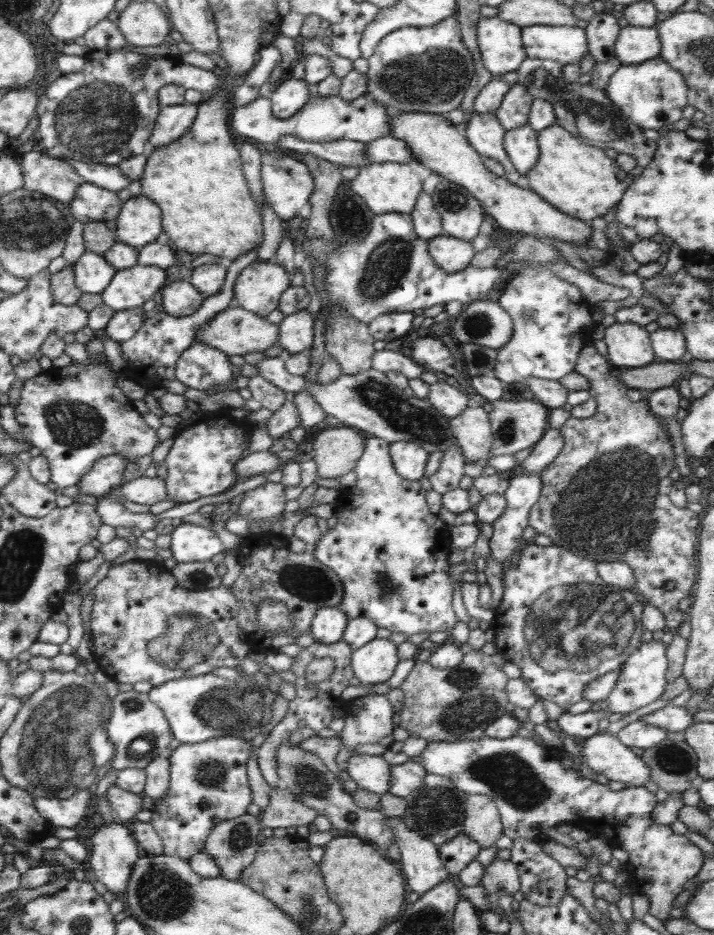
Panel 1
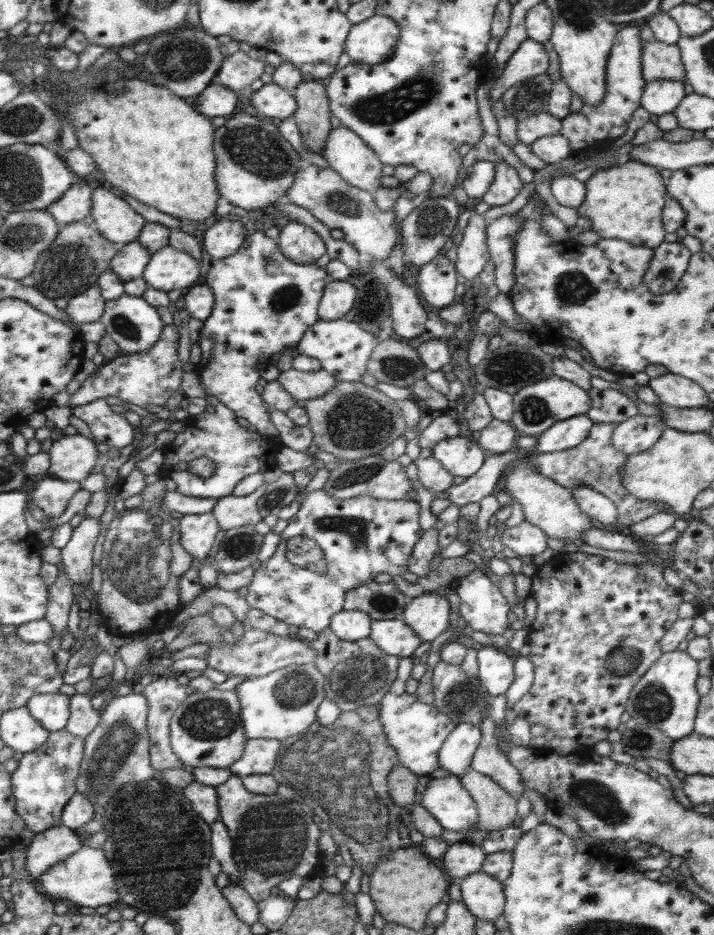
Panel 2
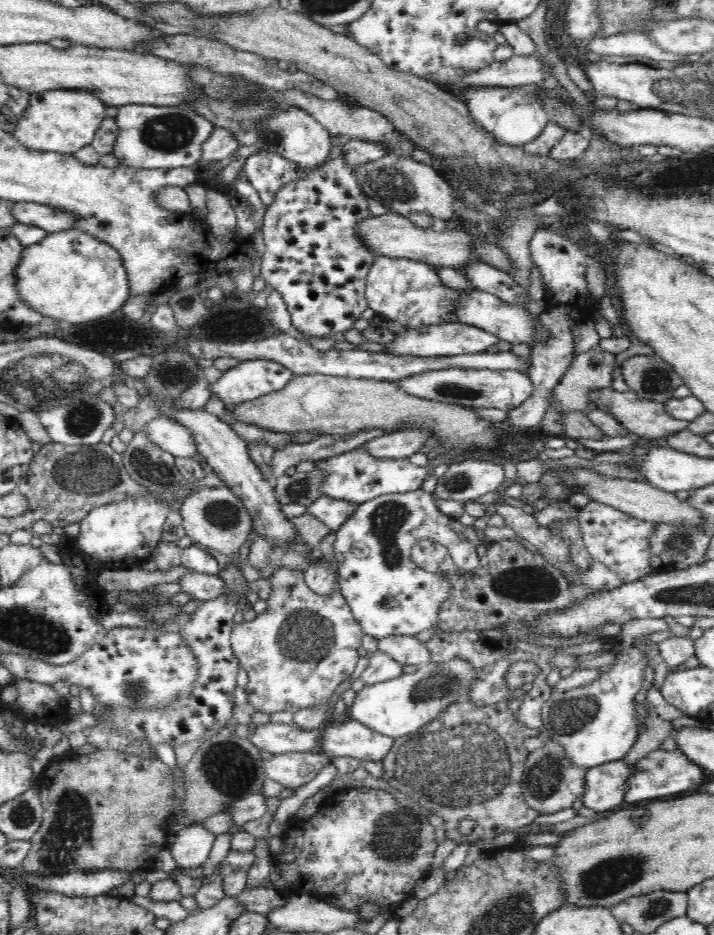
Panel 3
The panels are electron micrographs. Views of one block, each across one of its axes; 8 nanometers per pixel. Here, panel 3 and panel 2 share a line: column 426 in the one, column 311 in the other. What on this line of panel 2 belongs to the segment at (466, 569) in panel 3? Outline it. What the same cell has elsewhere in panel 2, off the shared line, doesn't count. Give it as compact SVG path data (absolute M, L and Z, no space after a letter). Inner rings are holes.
M324 490L310 492L302 501L298 512L287 520L287 526L281 532L281 541L274 554L268 560L262 561L260 567L254 571L252 580L247 586L249 591L245 596L246 602L249 602L251 608L262 610L263 613L286 624L310 628L319 633L329 626L333 614L343 610L343 598L347 590L374 581L376 575L381 572L391 576L402 576L408 571L406 566L412 549L424 532L418 523L419 509L419 503L410 499L390 500L362 495L342 500L328 495ZM294 537L308 537L318 543L327 564L327 572L318 574L296 566L286 558L287 540Z

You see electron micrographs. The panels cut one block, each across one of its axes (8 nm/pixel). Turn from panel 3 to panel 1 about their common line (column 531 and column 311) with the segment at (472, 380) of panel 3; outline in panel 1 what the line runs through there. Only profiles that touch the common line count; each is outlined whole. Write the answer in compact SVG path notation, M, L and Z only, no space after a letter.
M284 356L265 358L256 364L259 375L285 392L294 395L304 390L310 392L320 408L328 416L338 418L342 426L351 427L367 436L382 438L389 443L410 441L428 451L428 454L434 451L442 451L444 454L448 445L457 442L450 433L448 417L440 414L427 399L409 398L404 394L404 389L392 385L383 372L370 367L354 375L342 373L334 382L320 384L317 379L308 381L304 375L290 374L284 359Z

